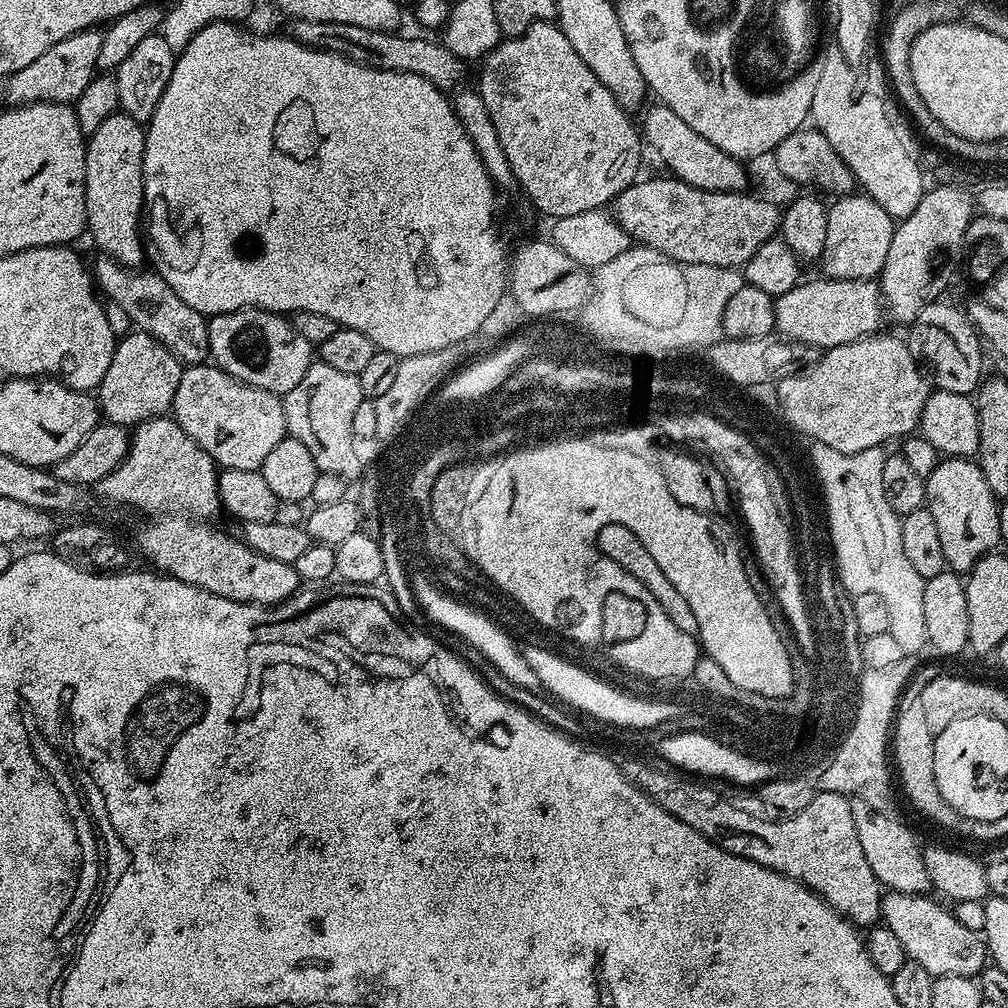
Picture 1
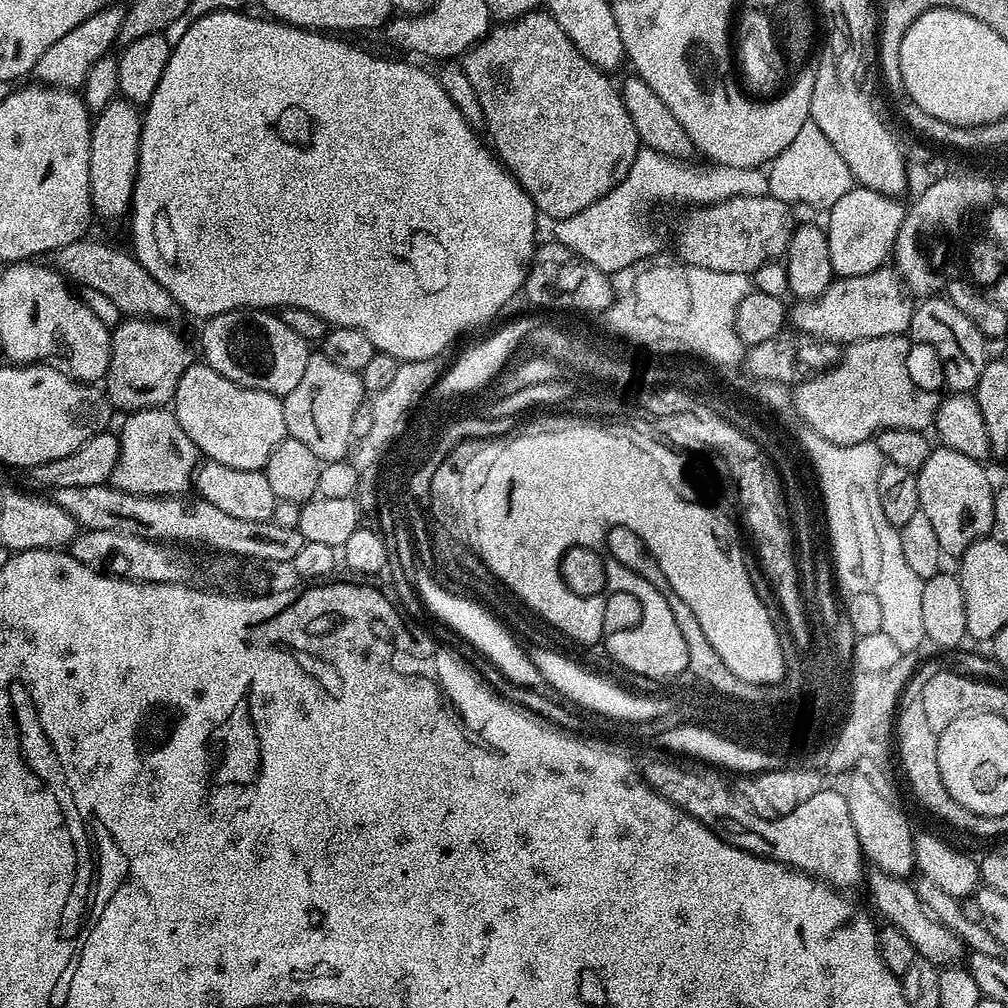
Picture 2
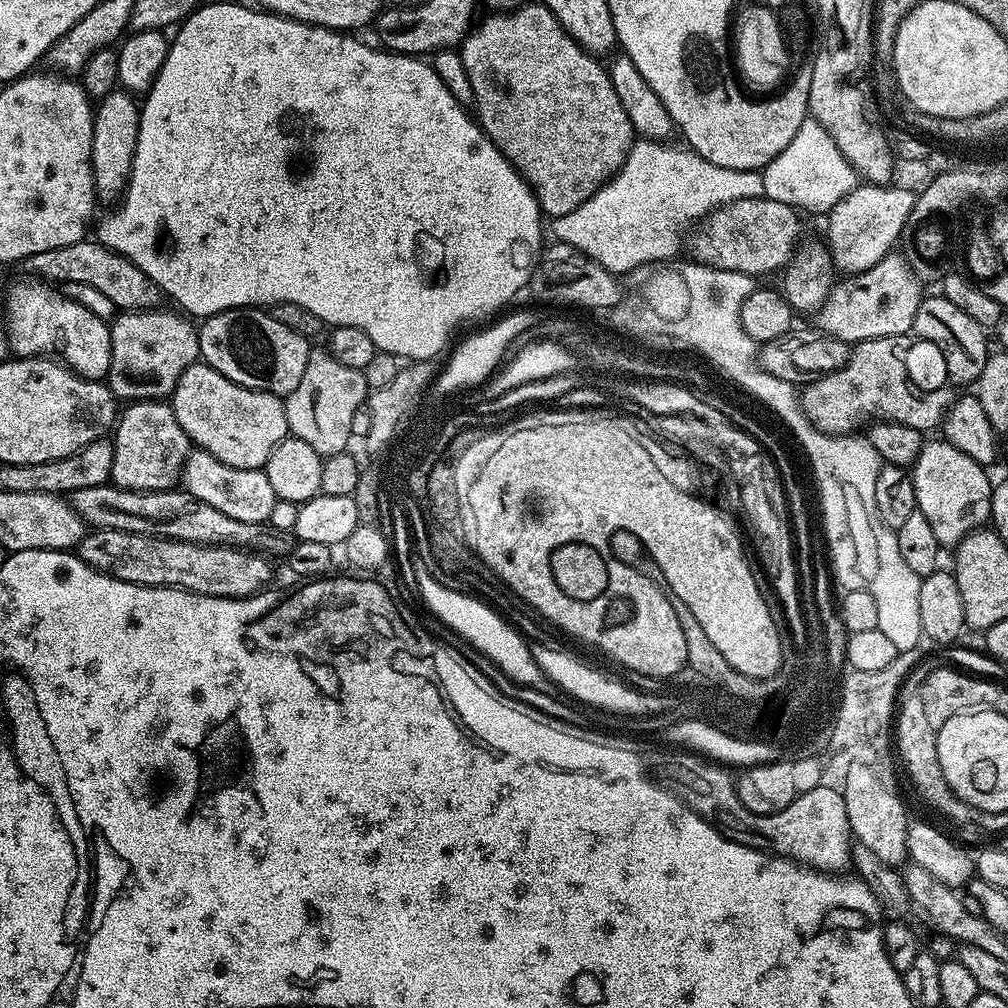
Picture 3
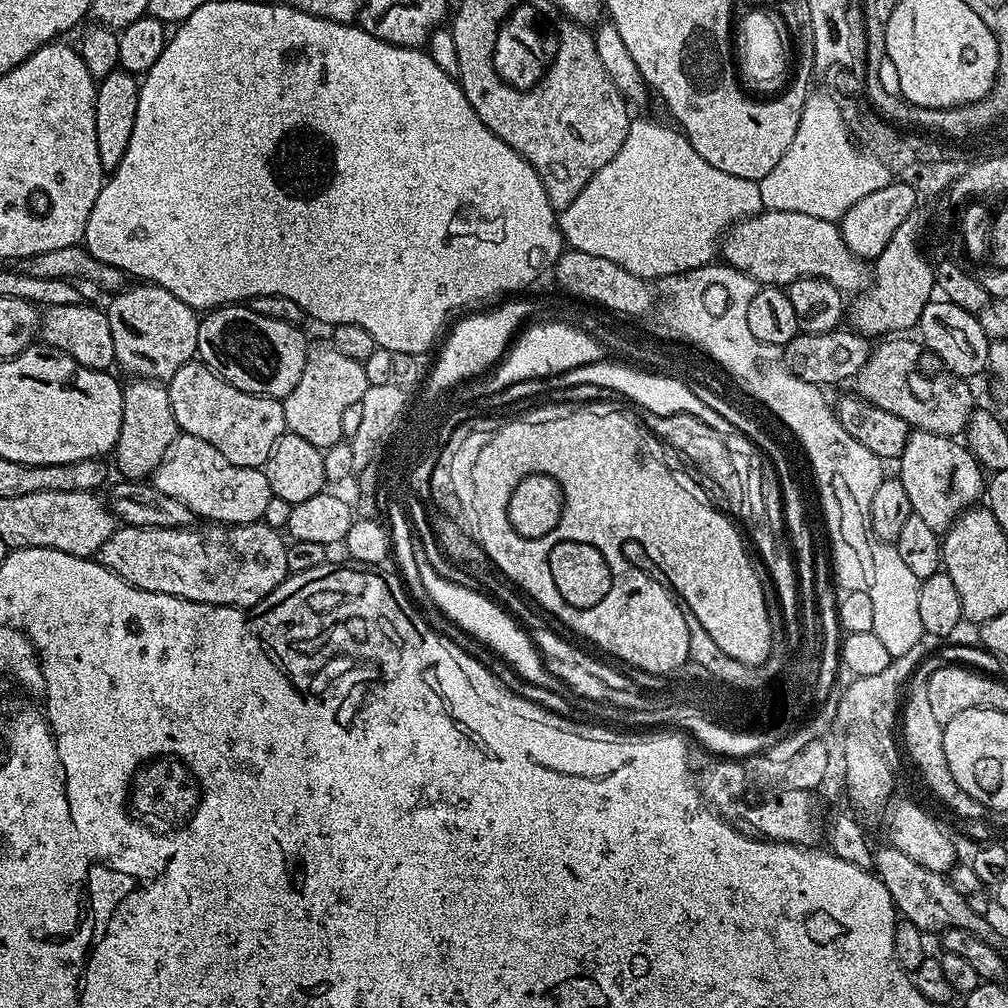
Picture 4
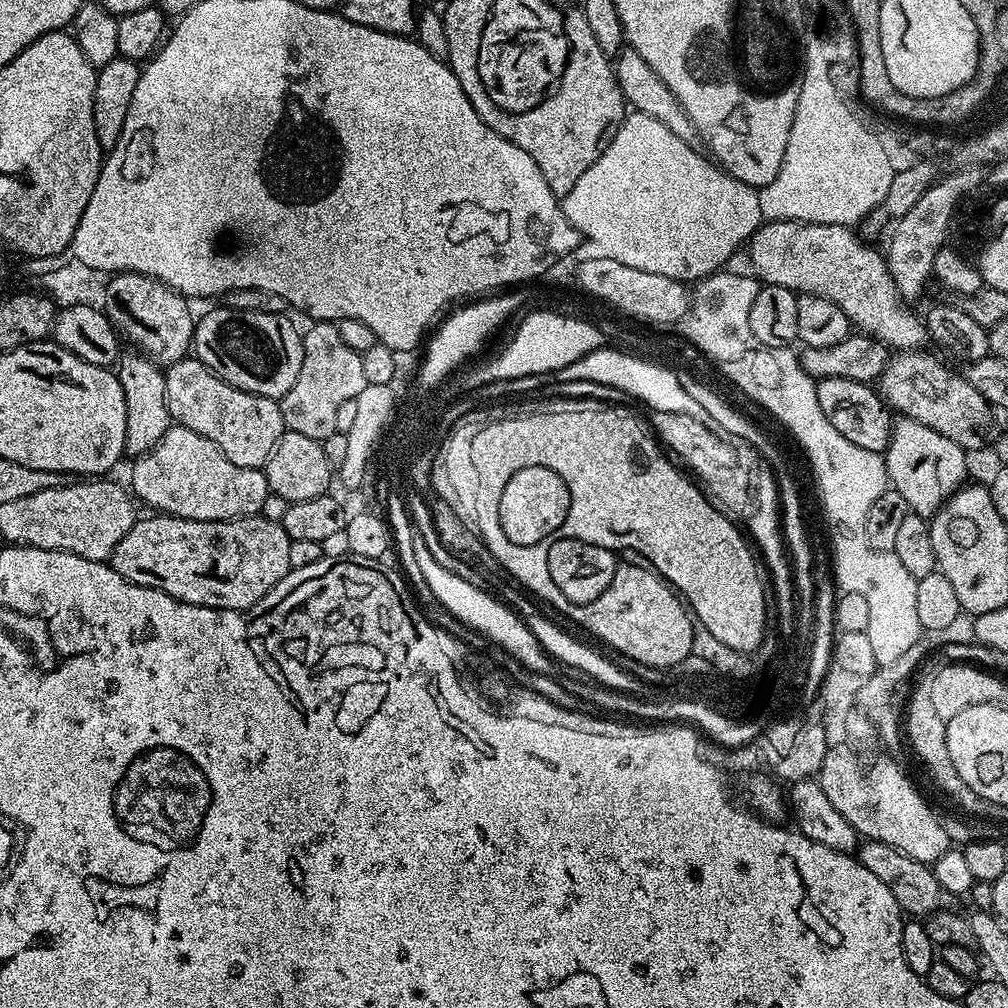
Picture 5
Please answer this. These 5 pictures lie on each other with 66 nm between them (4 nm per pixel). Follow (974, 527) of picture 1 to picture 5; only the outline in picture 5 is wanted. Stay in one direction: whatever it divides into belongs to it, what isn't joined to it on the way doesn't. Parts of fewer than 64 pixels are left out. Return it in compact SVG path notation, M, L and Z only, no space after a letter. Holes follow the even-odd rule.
M907 418L893 423L892 441L888 443L888 451L883 453L891 491L906 498L908 511L925 518L935 516L969 479L968 460L964 456L967 456L965 449L960 448L958 442L950 442L950 438L942 438L938 430L930 430L930 426L922 426L922 422Z

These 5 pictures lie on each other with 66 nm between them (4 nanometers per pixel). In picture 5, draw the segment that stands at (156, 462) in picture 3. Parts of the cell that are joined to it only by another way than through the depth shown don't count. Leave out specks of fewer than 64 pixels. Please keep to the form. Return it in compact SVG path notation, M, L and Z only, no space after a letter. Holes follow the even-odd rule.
M124 350L118 357L118 375L122 386L122 394L126 398L126 442L124 443L124 451L129 457L135 458L149 452L151 448L156 448L160 439L166 434L166 430L173 427L174 421L166 402L164 372L161 365L154 363L147 356L143 356L141 352Z

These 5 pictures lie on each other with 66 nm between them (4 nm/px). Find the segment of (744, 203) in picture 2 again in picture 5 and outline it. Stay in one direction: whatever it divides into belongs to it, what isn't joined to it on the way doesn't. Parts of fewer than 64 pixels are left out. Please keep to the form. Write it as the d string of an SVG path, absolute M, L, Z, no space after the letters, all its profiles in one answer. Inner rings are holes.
M769 220L761 223L747 241L746 252L748 248L755 275L764 284L786 286L797 294L821 296L834 302L853 329L881 340L890 350L923 349L930 340L925 321L908 309L911 307L894 286L887 259L852 232L855 231L846 224Z

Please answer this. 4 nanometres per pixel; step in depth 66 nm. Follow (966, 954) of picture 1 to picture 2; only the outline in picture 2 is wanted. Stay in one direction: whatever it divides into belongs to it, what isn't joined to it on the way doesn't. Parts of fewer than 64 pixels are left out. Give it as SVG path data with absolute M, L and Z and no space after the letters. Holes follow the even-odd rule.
M872 868L866 876L866 888L868 884L868 892L872 895L873 902L876 903L875 911L877 913L880 911L887 923L902 930L902 934L906 934L906 938L914 942L919 959L928 960L937 966L948 966L953 962L963 961L966 956L963 941L950 930L946 930L942 922L938 922L925 910L924 903L917 896L915 887L908 883L907 879L891 876L882 870Z

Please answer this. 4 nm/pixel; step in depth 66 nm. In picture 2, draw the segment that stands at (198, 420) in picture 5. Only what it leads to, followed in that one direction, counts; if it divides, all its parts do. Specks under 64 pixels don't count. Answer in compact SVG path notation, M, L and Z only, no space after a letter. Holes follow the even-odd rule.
M194 362L178 382L174 411L182 430L201 457L234 470L261 471L270 454L288 436L283 399L262 390L243 388L206 363Z

